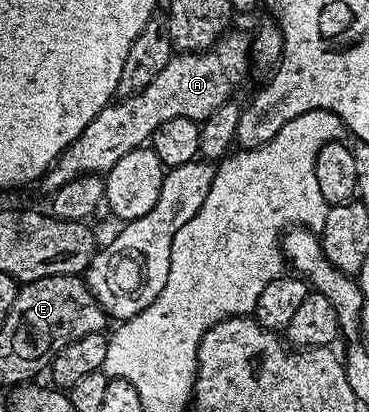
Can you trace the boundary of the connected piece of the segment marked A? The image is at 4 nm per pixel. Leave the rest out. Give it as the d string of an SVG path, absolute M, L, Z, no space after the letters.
M235 29L220 36L207 50L173 54L166 69L162 69L162 73L158 73L158 77L154 77L146 89L109 103L100 110L98 117L94 117L94 121L90 121L90 125L86 125L86 129L82 129L78 138L49 167L48 174L43 176L45 192L57 191L62 185L82 175L106 173L118 165L126 153L145 146L162 121L174 121L174 117L203 121L210 117L218 105L229 102L235 96L232 94L243 85L248 67L249 36Z

